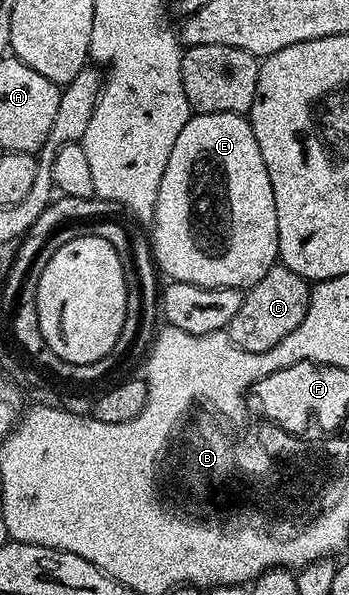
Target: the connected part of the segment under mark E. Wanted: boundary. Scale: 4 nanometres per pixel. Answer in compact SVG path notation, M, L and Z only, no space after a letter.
M197 113L190 116L189 122L179 131L179 139L175 139L175 147L171 147L171 159L167 159L167 171L163 171L163 179L159 183L159 199L155 203L155 215L152 219L151 244L152 257L156 268L169 276L170 282L182 281L208 289L250 289L273 265L278 264L277 248L279 247L279 219L275 219L275 191L271 191L271 179L267 175L267 163L263 163L263 155L259 151L259 143L255 143L253 128L240 113Z

